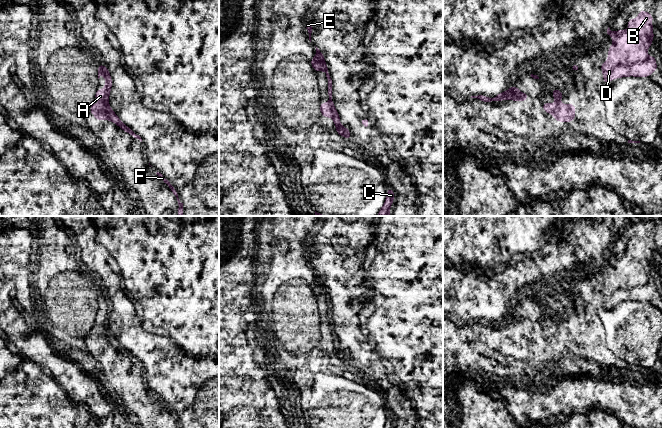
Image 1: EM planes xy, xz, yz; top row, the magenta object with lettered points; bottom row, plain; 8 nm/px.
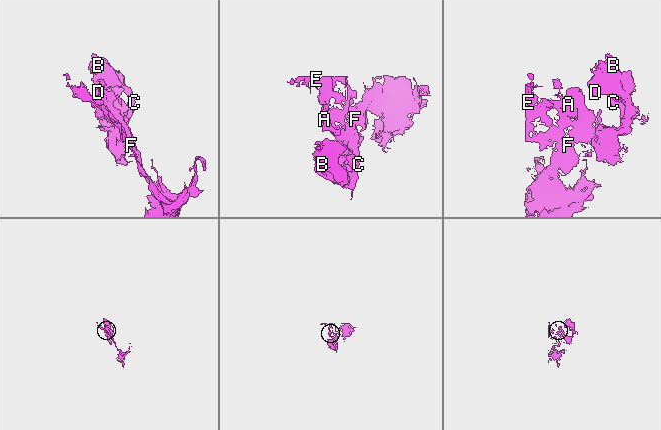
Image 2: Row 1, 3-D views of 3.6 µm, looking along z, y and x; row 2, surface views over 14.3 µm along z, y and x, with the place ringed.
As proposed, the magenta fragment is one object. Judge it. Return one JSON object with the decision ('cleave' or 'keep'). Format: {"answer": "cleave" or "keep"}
{"answer": "keep"}

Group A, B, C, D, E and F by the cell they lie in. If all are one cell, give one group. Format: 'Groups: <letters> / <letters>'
Groups: A B C D E F

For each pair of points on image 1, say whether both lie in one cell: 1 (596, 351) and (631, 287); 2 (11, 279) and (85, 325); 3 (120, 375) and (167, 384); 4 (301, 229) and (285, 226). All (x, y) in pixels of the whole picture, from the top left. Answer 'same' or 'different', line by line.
1: same
2: different
3: different
4: same

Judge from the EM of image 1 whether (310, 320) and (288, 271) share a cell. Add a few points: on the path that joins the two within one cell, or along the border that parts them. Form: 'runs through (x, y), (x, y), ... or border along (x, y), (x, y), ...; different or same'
border along (286, 282), (283, 284); different

